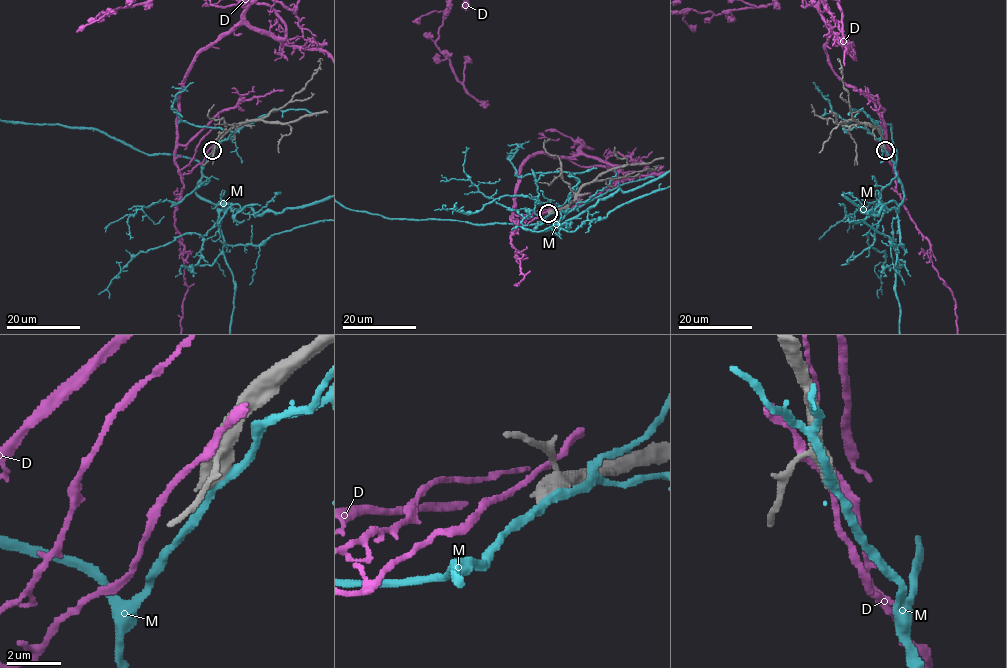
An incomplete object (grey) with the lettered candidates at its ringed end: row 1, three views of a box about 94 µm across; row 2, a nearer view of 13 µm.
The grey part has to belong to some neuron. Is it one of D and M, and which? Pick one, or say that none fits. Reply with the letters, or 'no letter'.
no letter

